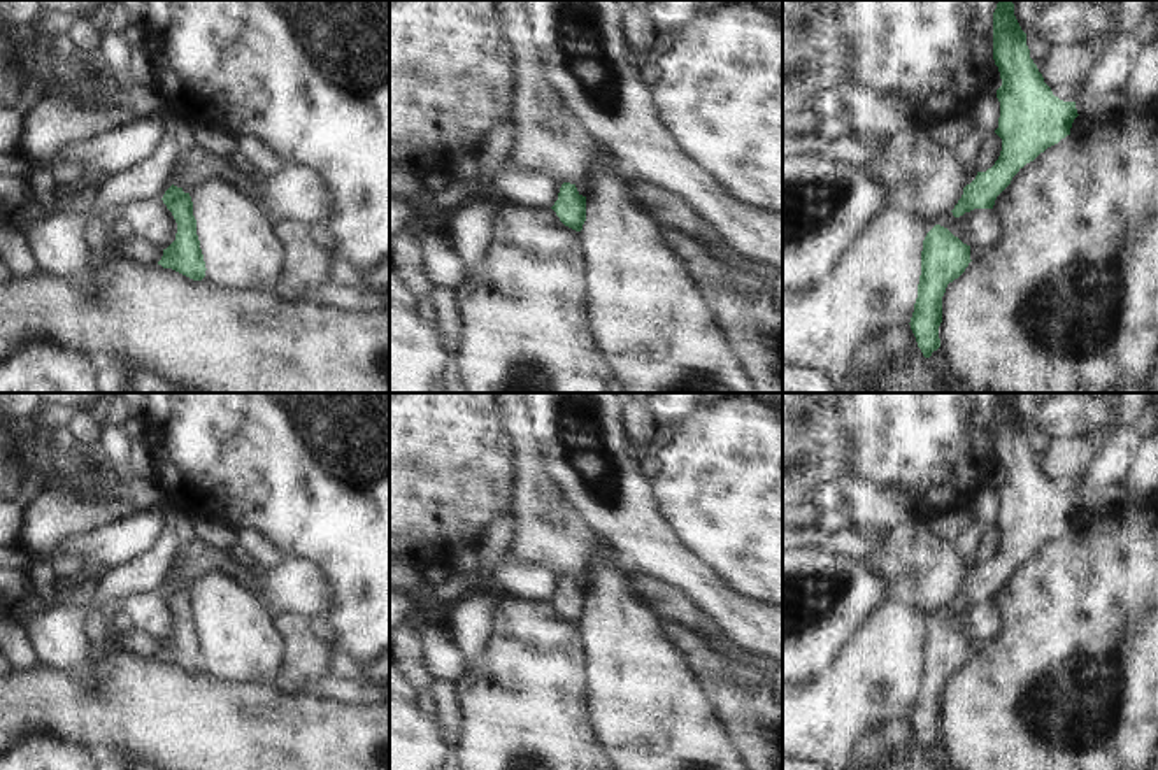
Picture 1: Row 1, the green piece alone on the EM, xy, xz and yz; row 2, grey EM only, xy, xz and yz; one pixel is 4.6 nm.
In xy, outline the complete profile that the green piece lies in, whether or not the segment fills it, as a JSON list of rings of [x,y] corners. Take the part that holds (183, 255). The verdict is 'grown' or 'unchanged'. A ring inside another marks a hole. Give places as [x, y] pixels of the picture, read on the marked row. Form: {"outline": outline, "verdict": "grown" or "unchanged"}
{"outline": [[[172,184],[161,200],[177,223],[177,233],[175,240],[163,249],[158,265],[172,268],[193,281],[202,281],[207,268],[197,235],[191,196],[189,193],[184,193],[182,188]]], "verdict": "unchanged"}

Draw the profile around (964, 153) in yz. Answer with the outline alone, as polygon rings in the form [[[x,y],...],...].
[[[969,133],[965,139],[946,149],[947,154],[954,160],[965,186],[970,184],[977,175],[976,160],[981,144],[981,135]]]

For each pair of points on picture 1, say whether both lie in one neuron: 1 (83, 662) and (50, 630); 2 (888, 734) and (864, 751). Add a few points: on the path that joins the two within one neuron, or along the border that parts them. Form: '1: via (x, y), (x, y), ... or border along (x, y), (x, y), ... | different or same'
1: via (74, 655), (58, 639) | same
2: via (883, 739), (869, 751) | same

